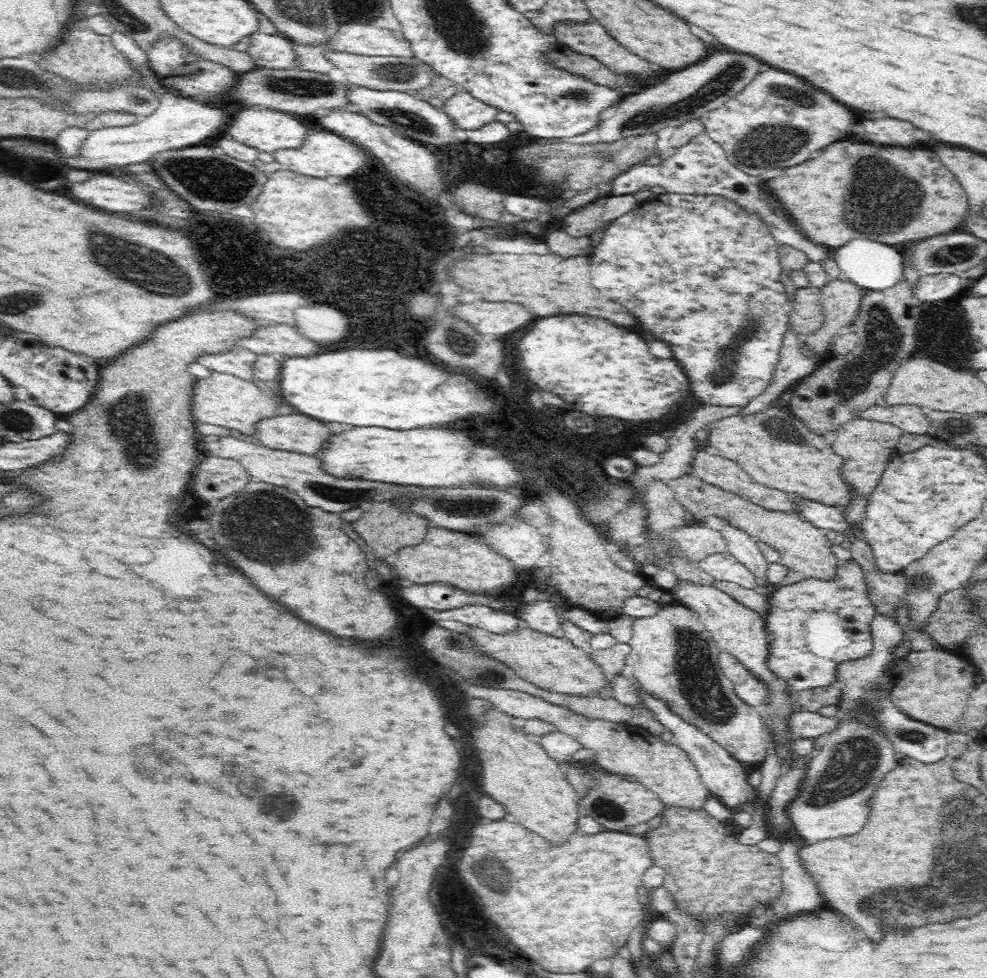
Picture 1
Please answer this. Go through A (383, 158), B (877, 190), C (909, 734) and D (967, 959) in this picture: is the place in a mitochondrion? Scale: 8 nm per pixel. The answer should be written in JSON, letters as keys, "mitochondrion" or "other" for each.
{"A":"other","B":"mitochondrion","C":"mitochondrion","D":"other"}

